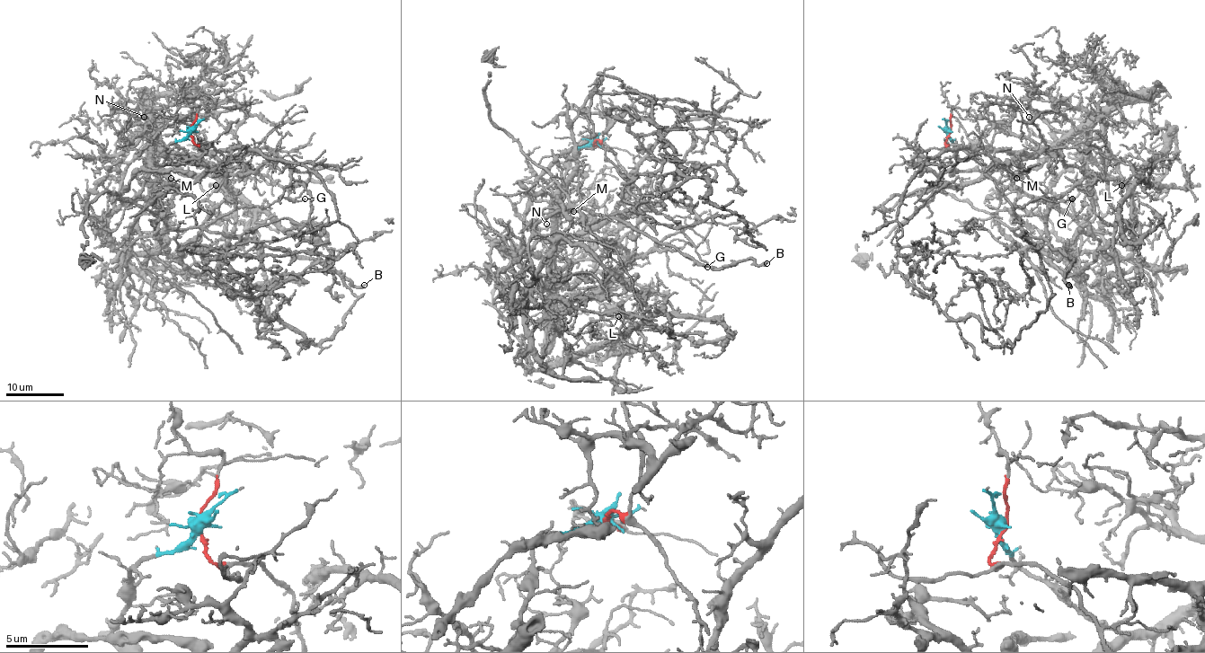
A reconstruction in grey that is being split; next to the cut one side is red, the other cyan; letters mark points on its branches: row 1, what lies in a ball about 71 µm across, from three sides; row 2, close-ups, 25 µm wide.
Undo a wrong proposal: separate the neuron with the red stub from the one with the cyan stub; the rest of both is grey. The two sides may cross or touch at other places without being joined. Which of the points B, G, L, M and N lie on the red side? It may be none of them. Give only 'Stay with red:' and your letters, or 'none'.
Stay with red: B, G

